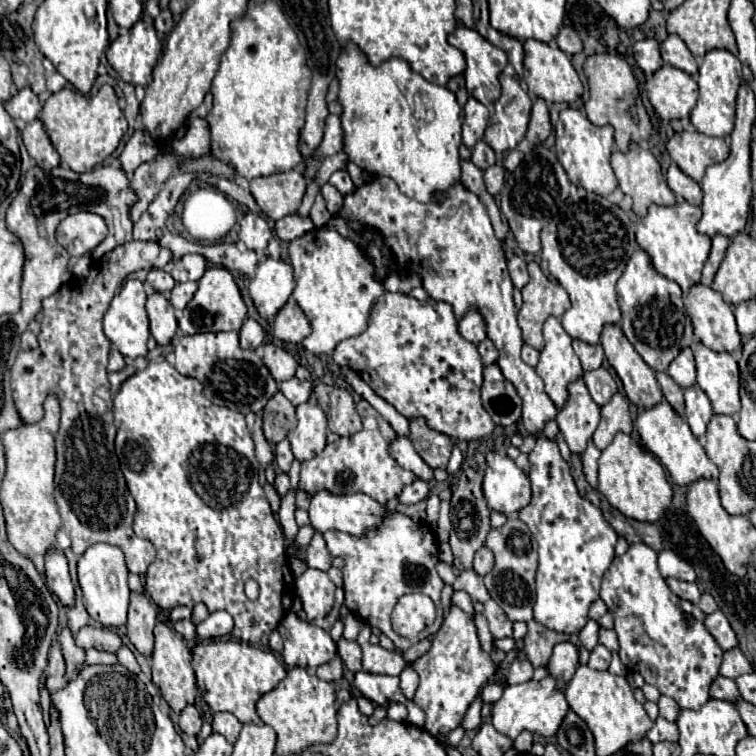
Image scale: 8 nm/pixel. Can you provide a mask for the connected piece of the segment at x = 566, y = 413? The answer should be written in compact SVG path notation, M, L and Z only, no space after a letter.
M581 378L569 384L569 398L565 408L561 408L557 414L557 424L569 444L569 450L583 454L599 424L599 406L589 396L589 390Z

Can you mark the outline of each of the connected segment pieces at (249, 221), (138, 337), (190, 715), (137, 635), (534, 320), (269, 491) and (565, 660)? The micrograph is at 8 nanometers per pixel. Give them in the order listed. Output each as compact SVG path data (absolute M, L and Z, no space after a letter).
M249 212L239 222L239 240L243 240L247 248L251 248L259 254L265 250L271 236L273 236L273 232L271 232L267 220L261 214Z
M127 280L103 320L105 336L129 358L147 356L147 340L151 334L145 298L143 284L139 280Z
M187 704L179 716L179 728L189 734L189 736L197 736L197 732L201 730L201 713L195 706Z
M131 592L129 616L127 616L127 638L145 656L153 652L153 628L157 622L157 608L145 594Z
M529 262L529 282L521 290L523 306L517 314L523 342L541 350L543 348L543 322L547 316L561 316L569 308L569 294L551 282L537 262Z
M266 484L264 488L265 496L271 505L271 509L273 513L277 513L279 511L279 505L281 502L281 498L278 495L273 484Z
M559 642L553 648L553 654L549 658L547 670L549 674L555 678L557 682L557 690L563 690L567 686L567 682L571 680L577 664L579 664L579 654L577 654L577 646L571 642Z

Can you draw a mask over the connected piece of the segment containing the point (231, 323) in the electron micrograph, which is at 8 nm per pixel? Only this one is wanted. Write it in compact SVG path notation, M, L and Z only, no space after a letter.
M211 266L199 280L199 288L191 302L183 308L179 316L179 328L183 334L199 334L199 332L223 332L223 330L239 330L247 316L247 306L241 298L241 292L235 284L235 278L229 270Z

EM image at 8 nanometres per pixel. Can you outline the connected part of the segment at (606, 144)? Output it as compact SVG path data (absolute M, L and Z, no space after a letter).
M565 108L559 114L559 122L554 126L557 136L557 158L565 168L569 180L575 186L583 186L589 192L599 196L609 196L617 188L617 178L609 164L609 156L613 150L613 128L611 126L595 126L587 120L584 108Z

